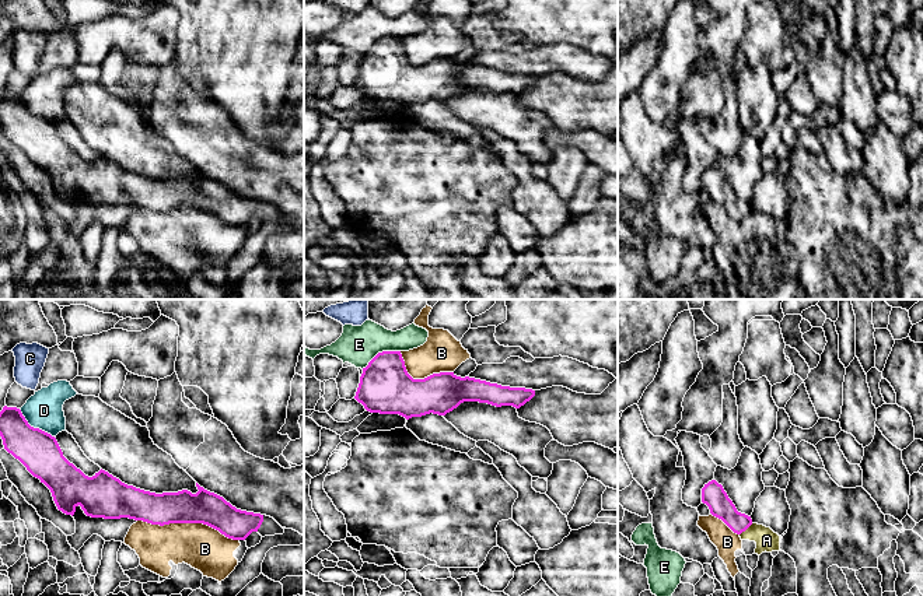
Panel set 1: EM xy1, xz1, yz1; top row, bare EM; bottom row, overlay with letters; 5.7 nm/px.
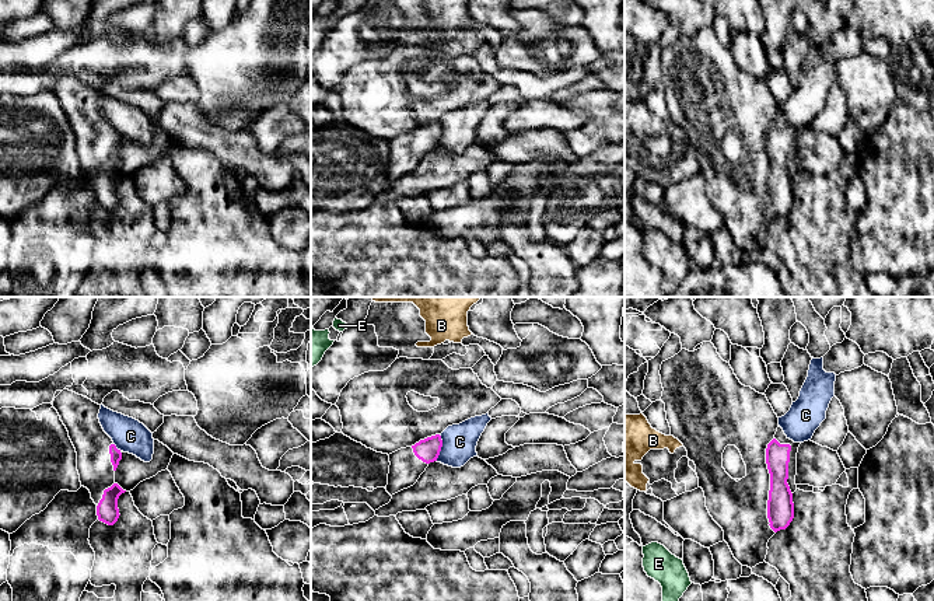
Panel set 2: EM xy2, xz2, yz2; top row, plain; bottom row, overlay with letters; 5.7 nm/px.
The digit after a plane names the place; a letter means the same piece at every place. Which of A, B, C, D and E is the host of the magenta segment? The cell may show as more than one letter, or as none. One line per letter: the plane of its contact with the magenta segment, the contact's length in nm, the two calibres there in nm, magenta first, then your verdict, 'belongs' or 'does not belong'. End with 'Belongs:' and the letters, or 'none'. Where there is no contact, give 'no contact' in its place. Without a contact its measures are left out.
A: yz1 | 100 nm | 140/130 nm | does not belong
B: xy1 | 600 nm | 190/260 nm | does not belong
C: xz2 | 150 nm | 140/200 nm | does not belong
D: xy1 | 260 nm | 240/220 nm | does not belong
E: xz1 | 240 nm | 300/220 nm | does not belong
Belongs: none

